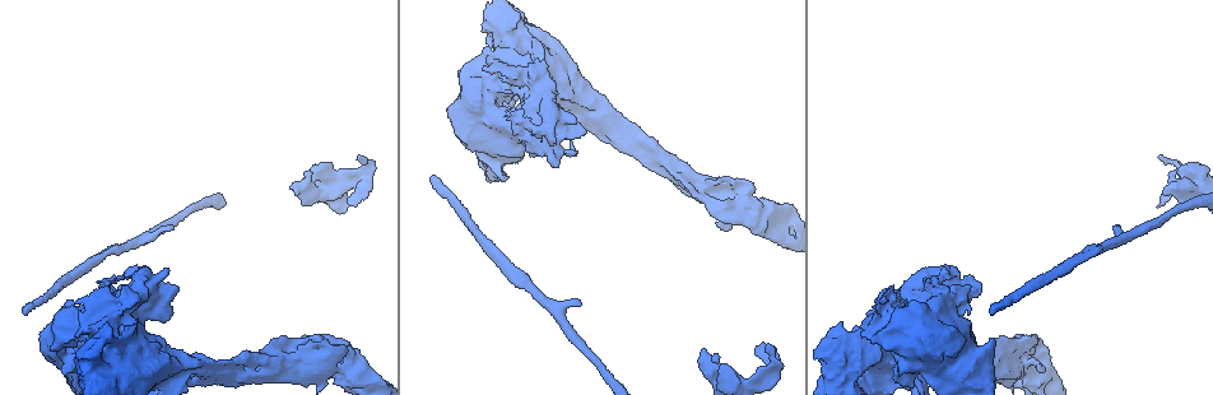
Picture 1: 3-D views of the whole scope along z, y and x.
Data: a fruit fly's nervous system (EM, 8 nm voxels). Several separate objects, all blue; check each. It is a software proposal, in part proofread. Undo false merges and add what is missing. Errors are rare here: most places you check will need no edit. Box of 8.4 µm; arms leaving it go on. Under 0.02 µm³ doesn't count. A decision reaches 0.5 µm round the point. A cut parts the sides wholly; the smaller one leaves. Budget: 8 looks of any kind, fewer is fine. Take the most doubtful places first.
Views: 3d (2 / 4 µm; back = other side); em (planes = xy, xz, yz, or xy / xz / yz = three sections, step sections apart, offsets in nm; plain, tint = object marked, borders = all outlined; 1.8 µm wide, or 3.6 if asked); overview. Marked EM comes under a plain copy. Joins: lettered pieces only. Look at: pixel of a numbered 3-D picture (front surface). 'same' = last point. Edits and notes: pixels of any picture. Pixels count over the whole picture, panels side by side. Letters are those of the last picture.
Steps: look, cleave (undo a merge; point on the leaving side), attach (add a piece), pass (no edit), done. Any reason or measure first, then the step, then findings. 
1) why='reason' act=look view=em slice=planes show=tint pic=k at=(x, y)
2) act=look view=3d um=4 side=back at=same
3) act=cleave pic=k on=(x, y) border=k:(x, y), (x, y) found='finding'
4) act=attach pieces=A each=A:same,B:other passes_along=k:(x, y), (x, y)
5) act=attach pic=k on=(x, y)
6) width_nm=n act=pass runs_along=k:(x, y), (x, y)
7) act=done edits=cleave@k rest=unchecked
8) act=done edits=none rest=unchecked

why='tapers out' act=look view=3d um=2 pic=1 at=(24, 312)

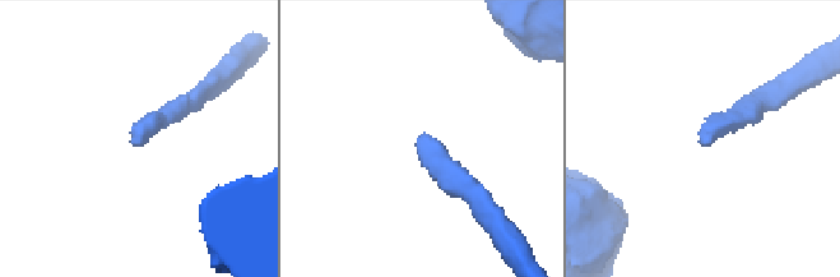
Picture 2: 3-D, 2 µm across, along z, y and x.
act=look view=em slice=xz step=8 show=borders pic=2 at=(424, 134)

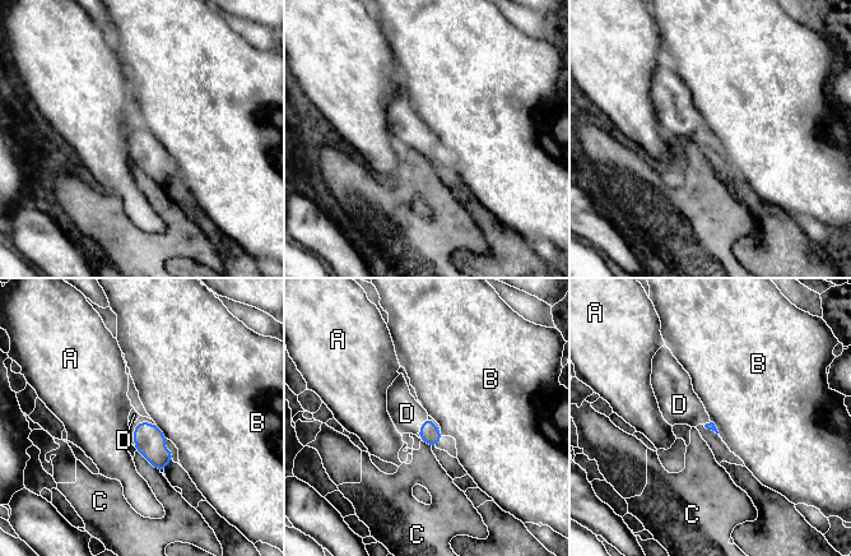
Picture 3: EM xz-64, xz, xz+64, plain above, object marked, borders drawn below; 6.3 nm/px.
why='another direction' act=look view=em slice=planes show=borders at=same

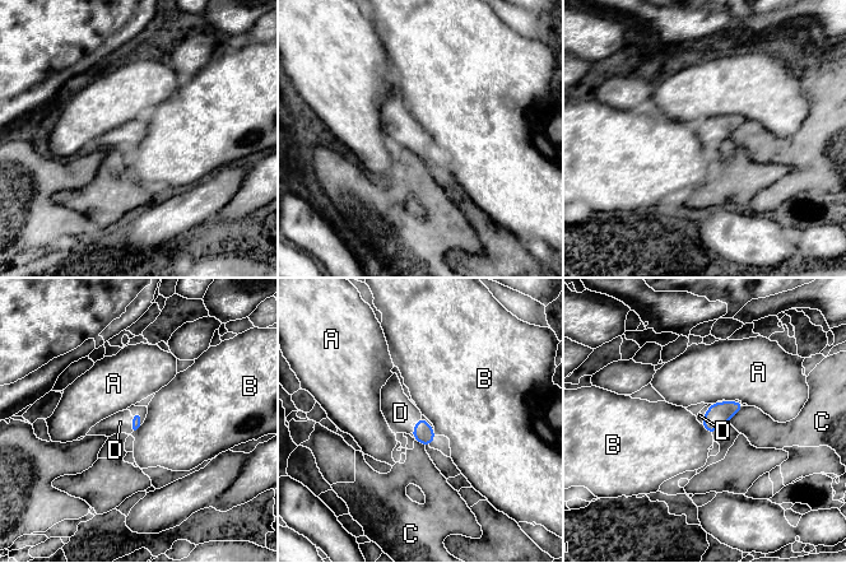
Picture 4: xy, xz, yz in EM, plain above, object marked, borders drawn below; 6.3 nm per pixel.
act=attach pieces=D each=A:other,B:other,C:other,D:same passes_along=4:(136, 418), (131, 422), (120, 422) found='the neuron continues'

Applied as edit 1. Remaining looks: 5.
why='redraw' act=look view=overview

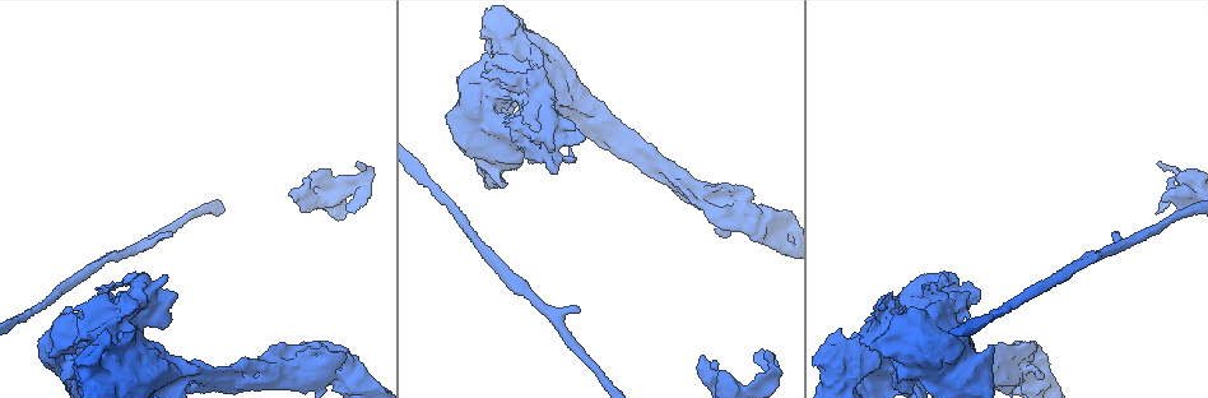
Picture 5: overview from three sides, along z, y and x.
why='branch stops here' act=look view=em slice=planes show=tint pic=5 at=(293, 202)

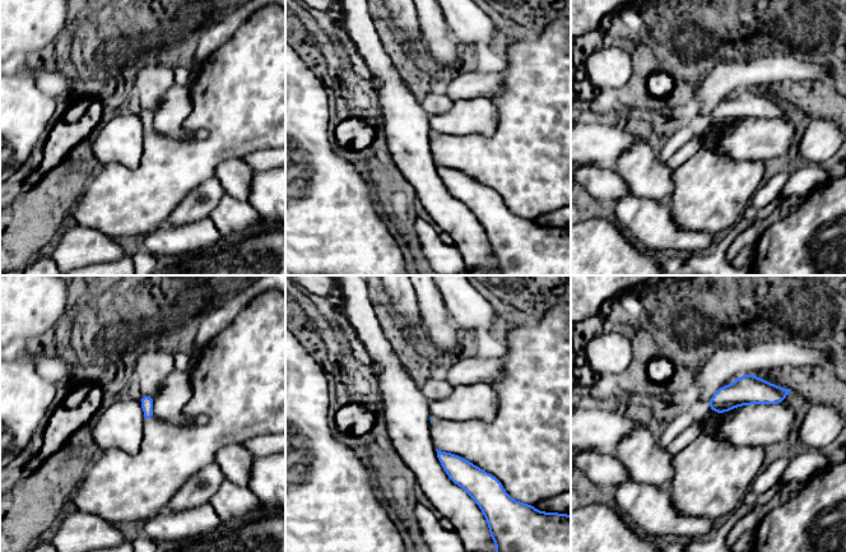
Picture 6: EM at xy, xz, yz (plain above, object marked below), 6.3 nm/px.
act=look view=em slice=planes show=borders at=same

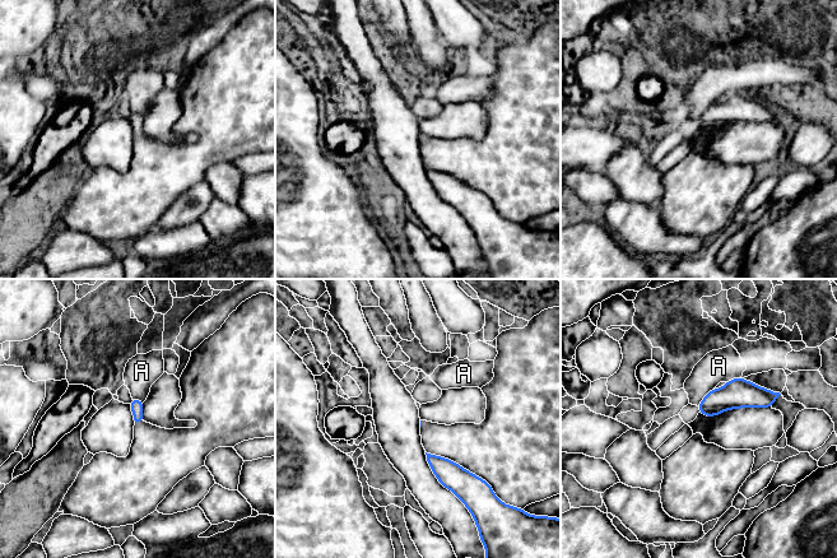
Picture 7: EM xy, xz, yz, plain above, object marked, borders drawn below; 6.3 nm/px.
act=pass each=A:other border=7:(714, 387), (697, 405) found='no lettered piece goes on from it'

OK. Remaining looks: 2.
act=done edits=attach@4 rest=unchecked

